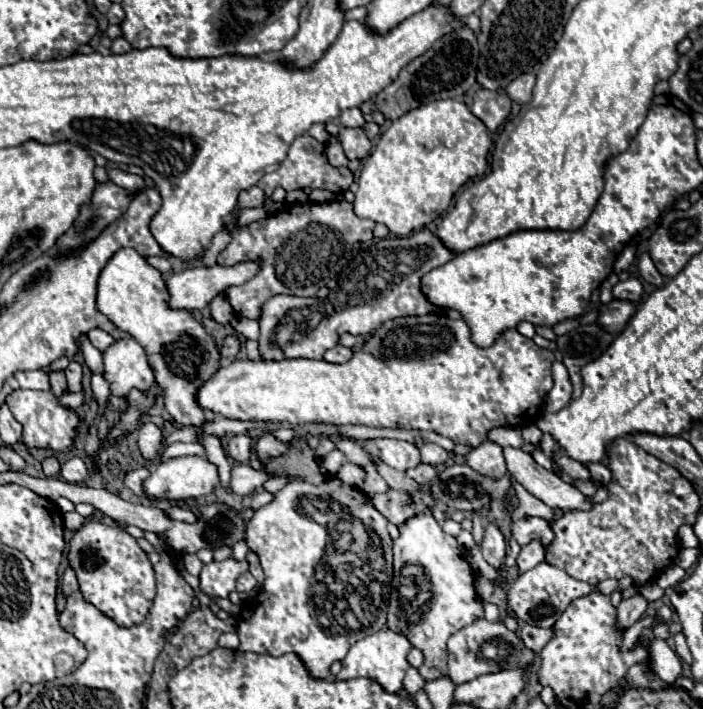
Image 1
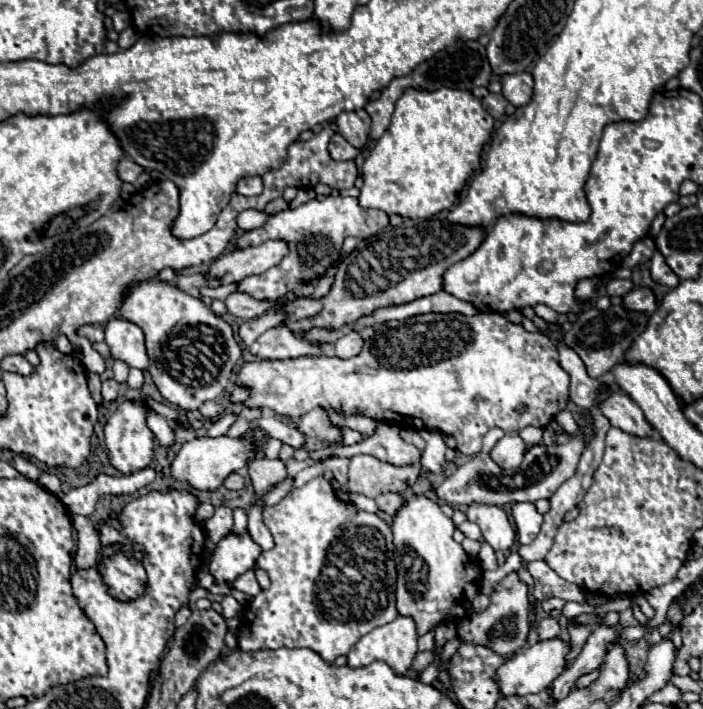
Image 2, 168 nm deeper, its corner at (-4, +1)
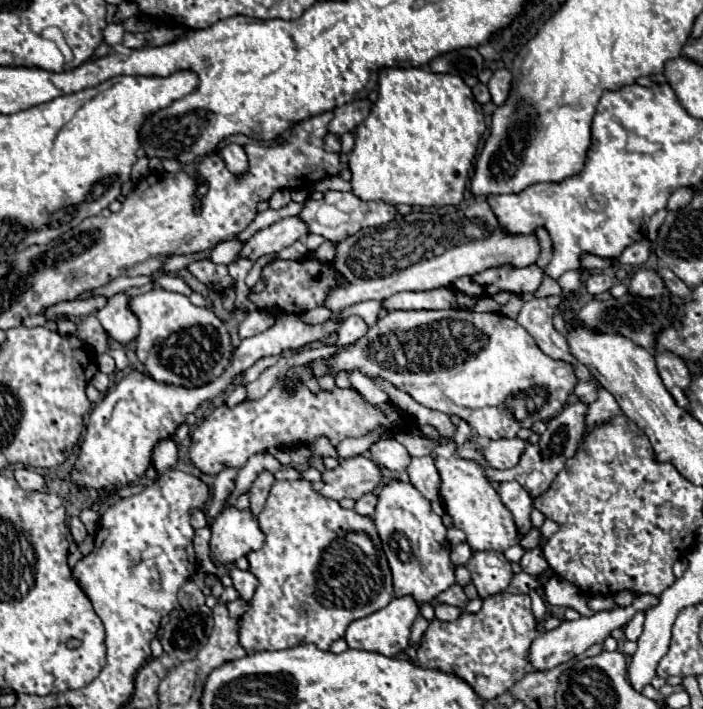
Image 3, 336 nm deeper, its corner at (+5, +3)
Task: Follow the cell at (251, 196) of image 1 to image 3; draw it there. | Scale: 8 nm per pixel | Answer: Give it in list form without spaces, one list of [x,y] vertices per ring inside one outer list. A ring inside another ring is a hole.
[[[228,143],[222,151],[220,151],[222,159],[226,161],[228,169],[236,175],[244,175],[248,171],[248,157],[244,153],[244,149],[236,143]]]

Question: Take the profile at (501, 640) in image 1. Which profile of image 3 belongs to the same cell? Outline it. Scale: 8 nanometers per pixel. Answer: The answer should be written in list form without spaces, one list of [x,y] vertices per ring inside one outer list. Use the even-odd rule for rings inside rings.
[[[474,551],[466,567],[472,573],[480,597],[502,593],[514,575],[506,557],[498,551]]]

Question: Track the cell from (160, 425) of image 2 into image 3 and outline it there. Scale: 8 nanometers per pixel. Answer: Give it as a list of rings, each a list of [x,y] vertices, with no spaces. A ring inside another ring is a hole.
[[[172,439],[158,443],[158,447],[154,449],[154,455],[152,455],[152,463],[158,471],[166,471],[170,467],[176,467],[176,463],[178,463],[176,443]]]

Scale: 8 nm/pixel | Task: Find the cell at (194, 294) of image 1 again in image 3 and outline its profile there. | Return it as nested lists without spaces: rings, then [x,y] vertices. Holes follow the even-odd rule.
[[[300,217],[280,219],[264,229],[260,229],[250,241],[246,241],[240,257],[250,257],[256,261],[266,253],[278,253],[294,241],[308,235],[308,225]]]

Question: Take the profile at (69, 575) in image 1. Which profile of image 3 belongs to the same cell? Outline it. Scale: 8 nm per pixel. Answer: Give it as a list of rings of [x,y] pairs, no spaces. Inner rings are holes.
[[[72,517],[72,519],[70,519],[70,533],[72,533],[72,537],[74,537],[76,543],[82,543],[82,541],[84,541],[84,537],[86,537],[86,527],[84,527],[84,523],[80,521],[80,517]]]

